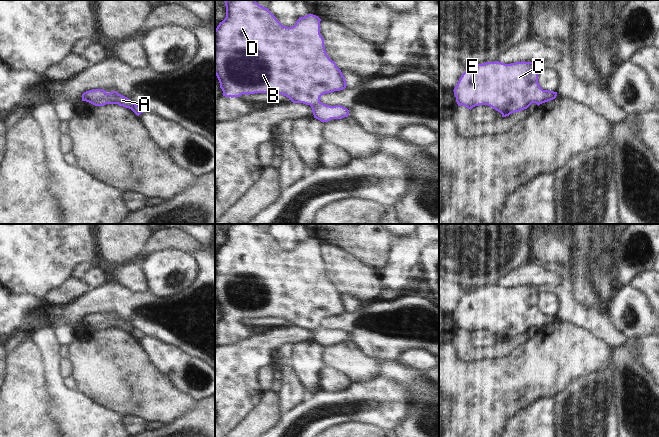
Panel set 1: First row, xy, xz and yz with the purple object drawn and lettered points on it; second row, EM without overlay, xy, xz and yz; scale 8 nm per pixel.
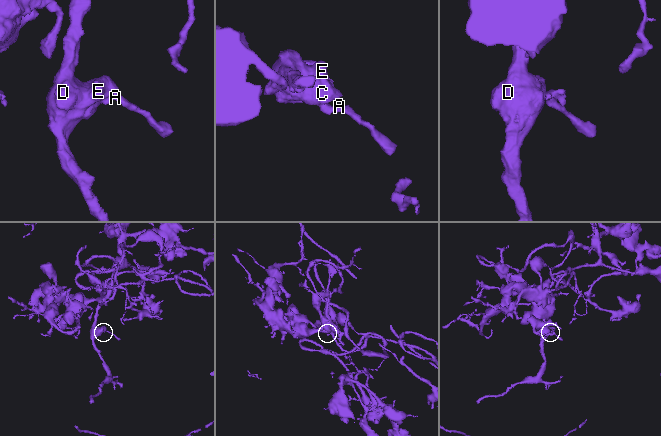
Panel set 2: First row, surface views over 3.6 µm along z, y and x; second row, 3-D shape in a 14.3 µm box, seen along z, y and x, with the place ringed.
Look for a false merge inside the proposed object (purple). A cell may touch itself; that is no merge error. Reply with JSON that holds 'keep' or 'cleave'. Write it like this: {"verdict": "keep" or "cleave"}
{"verdict": "keep"}

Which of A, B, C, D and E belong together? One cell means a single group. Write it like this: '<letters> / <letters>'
A B C D E

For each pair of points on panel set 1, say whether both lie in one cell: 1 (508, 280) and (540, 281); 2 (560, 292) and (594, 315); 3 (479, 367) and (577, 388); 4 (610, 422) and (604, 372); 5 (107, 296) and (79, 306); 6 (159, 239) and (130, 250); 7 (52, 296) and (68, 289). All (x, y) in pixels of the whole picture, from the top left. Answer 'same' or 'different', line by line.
1: same
2: same
3: different
4: same
5: same
6: different
7: same

